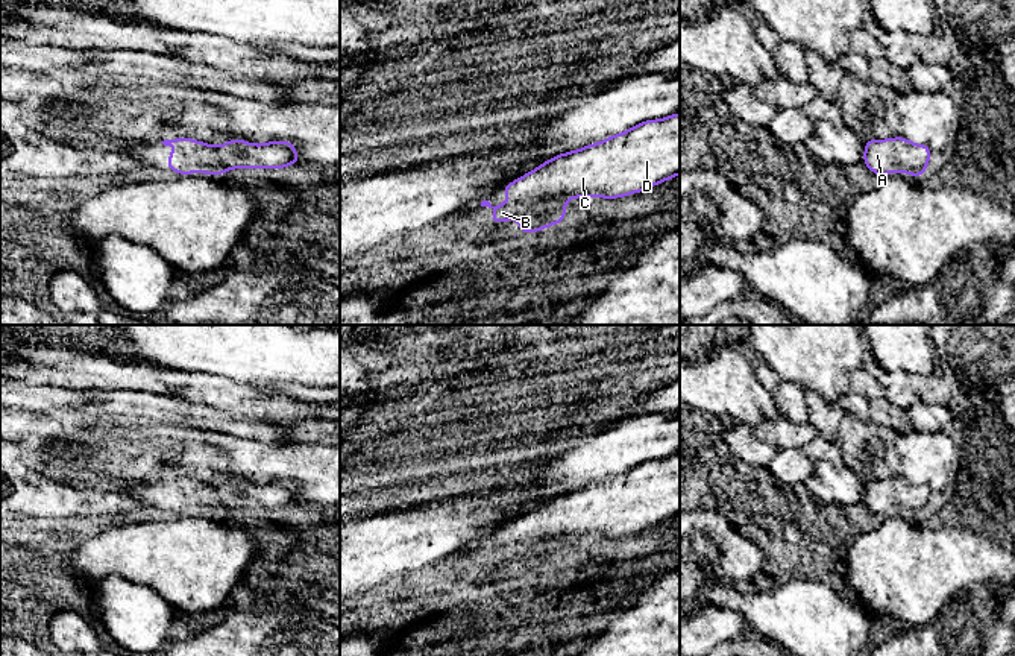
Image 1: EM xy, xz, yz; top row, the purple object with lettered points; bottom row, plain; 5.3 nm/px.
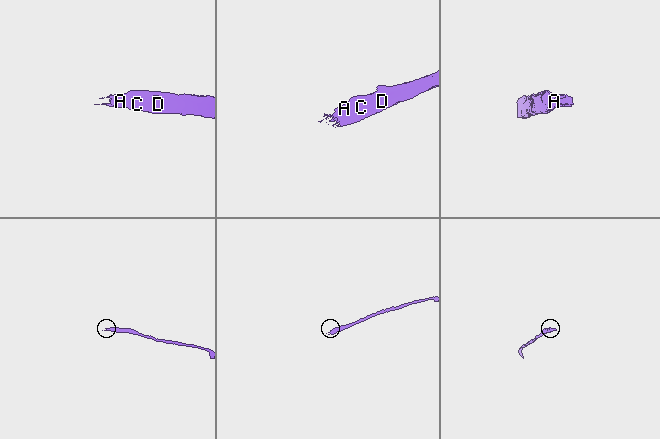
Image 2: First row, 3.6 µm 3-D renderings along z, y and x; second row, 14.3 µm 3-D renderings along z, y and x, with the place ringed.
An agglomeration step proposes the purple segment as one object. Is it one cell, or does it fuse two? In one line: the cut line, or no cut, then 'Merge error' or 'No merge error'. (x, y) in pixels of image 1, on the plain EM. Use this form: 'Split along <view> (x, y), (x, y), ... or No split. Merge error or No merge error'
No split. No merge error

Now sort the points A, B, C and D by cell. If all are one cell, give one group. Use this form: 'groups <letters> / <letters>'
groups A B C D

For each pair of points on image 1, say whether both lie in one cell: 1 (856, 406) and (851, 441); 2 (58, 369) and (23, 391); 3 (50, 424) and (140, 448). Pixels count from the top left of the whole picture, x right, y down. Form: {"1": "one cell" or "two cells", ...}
{"1": "two cells", "2": "two cells", "3": "one cell"}

